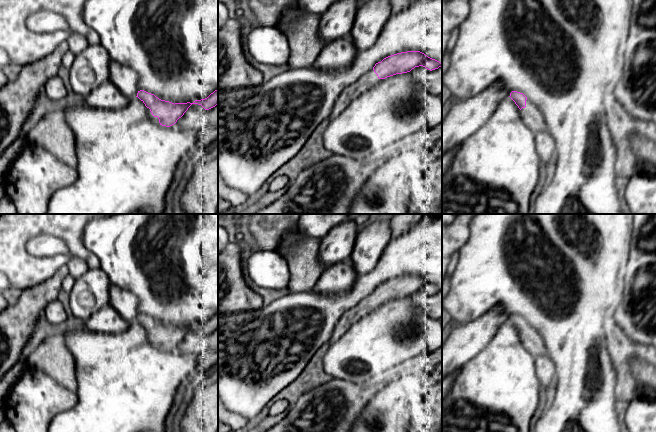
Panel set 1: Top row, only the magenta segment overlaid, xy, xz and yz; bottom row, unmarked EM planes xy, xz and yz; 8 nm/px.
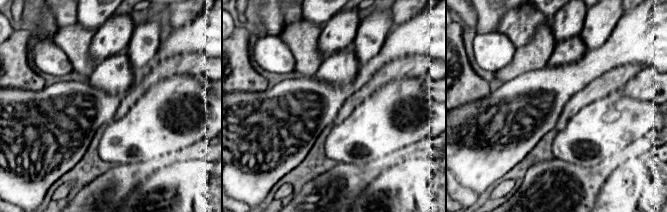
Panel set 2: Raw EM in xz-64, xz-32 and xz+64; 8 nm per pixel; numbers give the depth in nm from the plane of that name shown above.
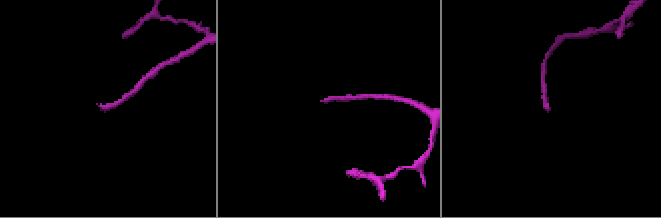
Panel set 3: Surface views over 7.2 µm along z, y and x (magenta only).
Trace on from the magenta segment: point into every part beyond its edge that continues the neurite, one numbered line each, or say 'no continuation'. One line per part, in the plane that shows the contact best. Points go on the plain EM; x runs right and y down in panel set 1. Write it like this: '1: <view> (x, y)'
1: yz (531, 339)

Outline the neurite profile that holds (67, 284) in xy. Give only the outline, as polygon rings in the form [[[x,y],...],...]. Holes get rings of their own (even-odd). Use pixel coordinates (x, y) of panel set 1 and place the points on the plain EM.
[[[68,274],[62,282],[62,290],[70,294],[72,287],[74,286],[75,279]]]

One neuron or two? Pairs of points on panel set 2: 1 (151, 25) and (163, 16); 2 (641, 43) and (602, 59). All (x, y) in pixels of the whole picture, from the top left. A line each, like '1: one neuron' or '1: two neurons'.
1: two neurons
2: one neuron

